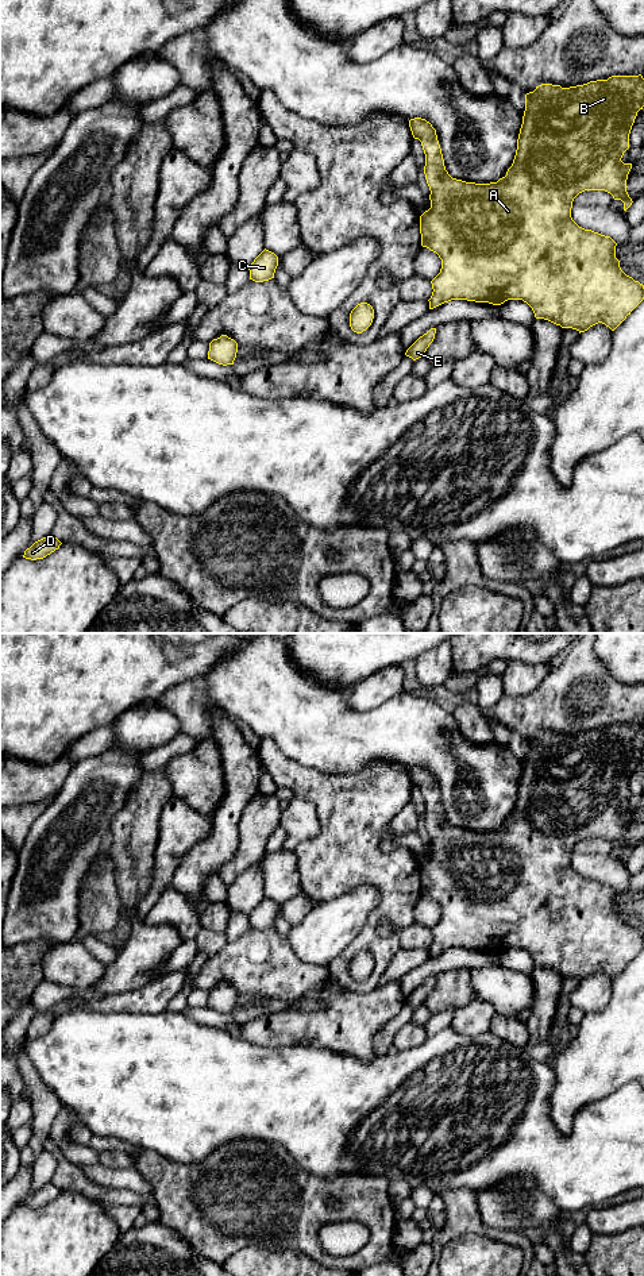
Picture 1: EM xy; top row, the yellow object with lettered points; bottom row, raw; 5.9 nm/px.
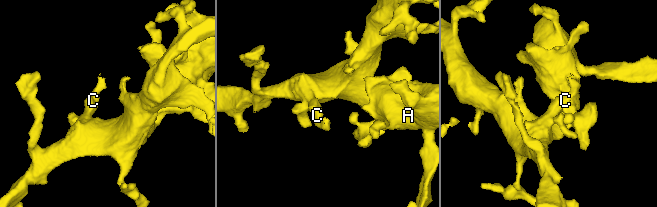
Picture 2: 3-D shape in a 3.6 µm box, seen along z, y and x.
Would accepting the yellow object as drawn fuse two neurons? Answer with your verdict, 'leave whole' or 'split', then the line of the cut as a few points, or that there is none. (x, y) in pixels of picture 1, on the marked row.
leave whole; cut none

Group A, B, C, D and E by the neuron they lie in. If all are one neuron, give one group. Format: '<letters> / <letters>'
A B C D E

